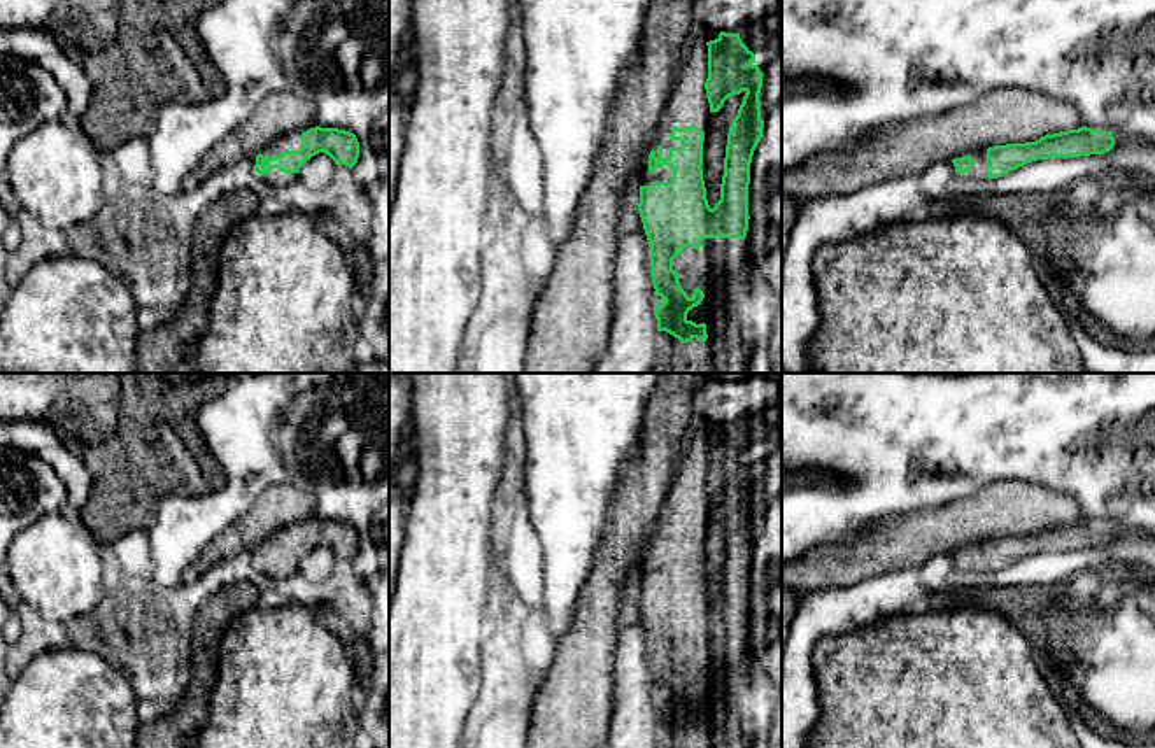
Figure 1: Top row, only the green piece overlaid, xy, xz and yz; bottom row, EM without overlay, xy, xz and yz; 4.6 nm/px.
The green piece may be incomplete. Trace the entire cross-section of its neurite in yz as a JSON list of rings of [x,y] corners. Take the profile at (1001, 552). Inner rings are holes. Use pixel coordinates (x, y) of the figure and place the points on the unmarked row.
[[[1081,519],[1078,522],[1045,527],[1036,534],[973,543],[967,548],[952,552],[952,555],[955,559],[955,568],[997,571],[1038,552],[1104,547],[1109,545],[1113,538],[1113,524]]]

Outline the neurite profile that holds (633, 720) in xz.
[[[641,557],[631,566],[622,594],[615,645],[615,702],[603,748],[655,748],[657,713],[652,704],[650,638],[638,604]]]

